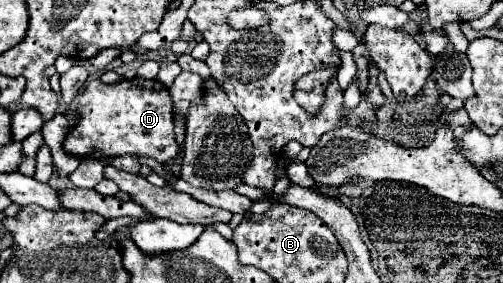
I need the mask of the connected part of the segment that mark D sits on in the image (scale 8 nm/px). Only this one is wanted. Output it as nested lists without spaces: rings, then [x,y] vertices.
[[[139,76],[115,84],[91,80],[79,94],[77,122],[61,146],[67,154],[79,160],[105,160],[123,154],[141,154],[165,164],[179,152],[173,126],[171,96],[159,80],[145,80]]]

